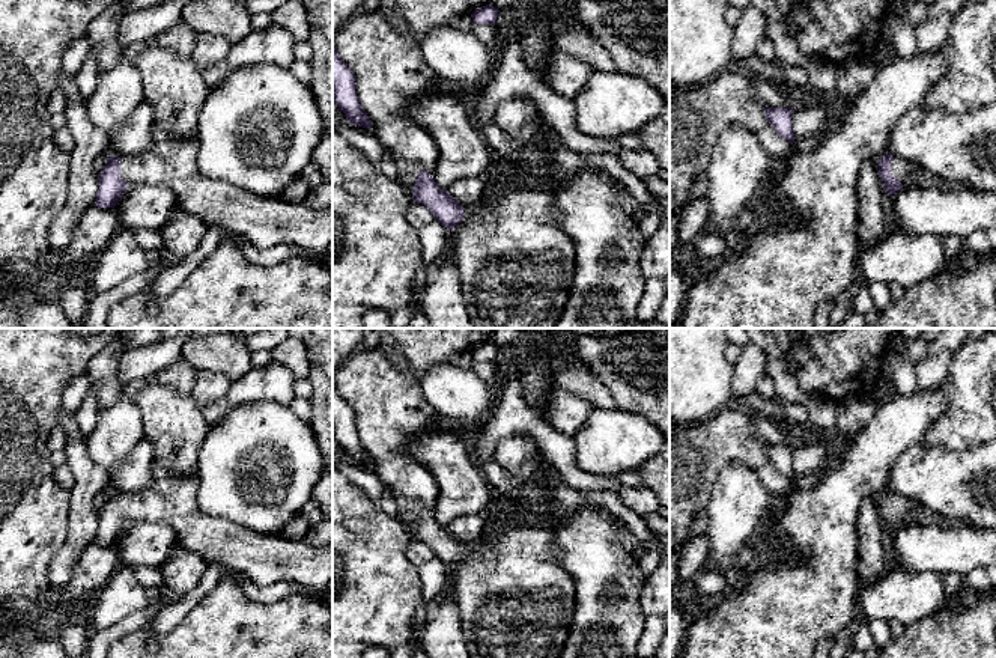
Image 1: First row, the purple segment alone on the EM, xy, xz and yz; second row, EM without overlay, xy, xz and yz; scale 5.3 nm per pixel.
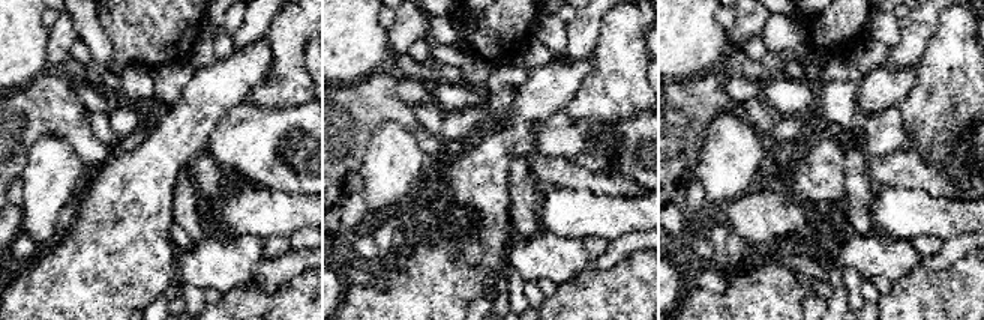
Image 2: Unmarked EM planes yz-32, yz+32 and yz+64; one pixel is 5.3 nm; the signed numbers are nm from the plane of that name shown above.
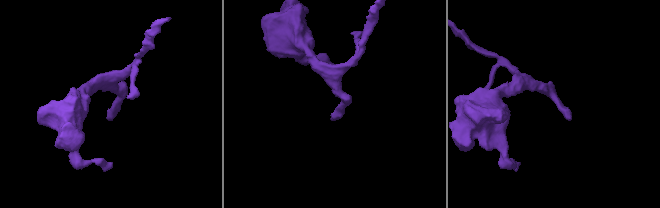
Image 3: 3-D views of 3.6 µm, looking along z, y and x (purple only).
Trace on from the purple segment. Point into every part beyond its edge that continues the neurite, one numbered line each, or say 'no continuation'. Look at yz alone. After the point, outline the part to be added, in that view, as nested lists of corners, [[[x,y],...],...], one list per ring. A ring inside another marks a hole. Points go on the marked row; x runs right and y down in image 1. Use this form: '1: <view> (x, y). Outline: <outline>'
1: yz (909, 173). Outline: [[[898,157],[892,158],[891,172],[904,187],[922,187],[922,188],[936,187],[943,191],[958,191],[964,188],[958,182],[940,178],[925,170],[922,166]]]

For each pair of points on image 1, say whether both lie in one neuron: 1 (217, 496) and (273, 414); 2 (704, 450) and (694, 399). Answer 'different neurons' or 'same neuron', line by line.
1: same neuron
2: different neurons

